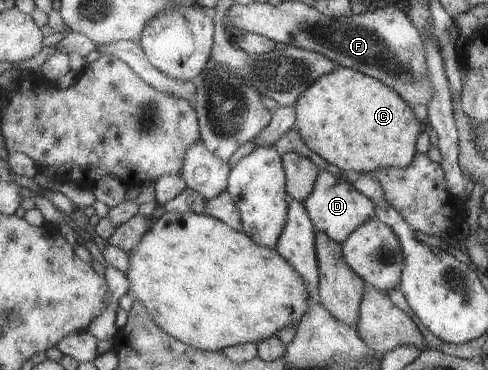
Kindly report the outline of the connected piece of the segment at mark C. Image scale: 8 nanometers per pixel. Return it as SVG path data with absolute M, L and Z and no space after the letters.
M335 66L331 72L319 76L301 92L293 104L295 108L295 127L303 144L340 171L369 173L377 168L405 168L415 156L416 140L421 121L415 118L412 108L382 82L352 68Z

